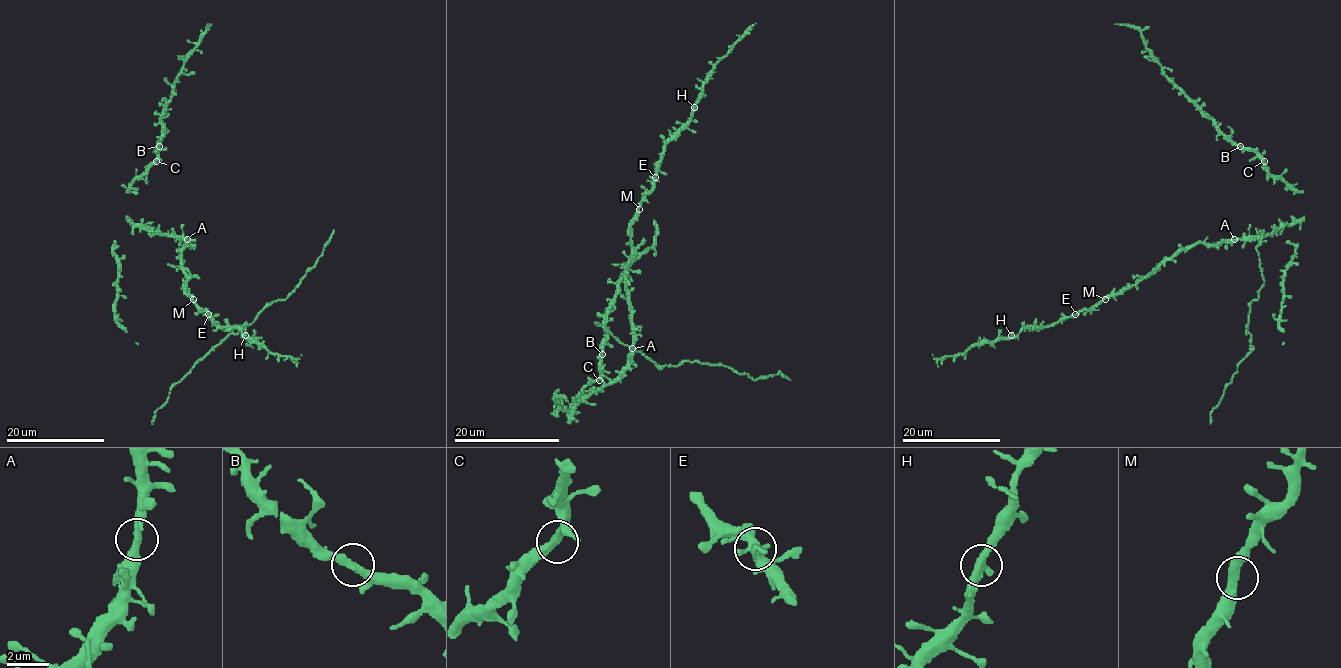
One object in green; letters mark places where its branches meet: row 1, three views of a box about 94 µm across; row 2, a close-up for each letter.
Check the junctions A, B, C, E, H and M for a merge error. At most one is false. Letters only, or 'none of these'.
none of these

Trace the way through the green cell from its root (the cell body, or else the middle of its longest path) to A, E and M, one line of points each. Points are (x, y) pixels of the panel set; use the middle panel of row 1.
A: (592, 394), (609, 385), (621, 373), (632, 348)
E: (592, 394), (609, 385), (628, 361), (632, 346), (627, 289), (631, 223), (655, 177)
M: (592, 394), (609, 385), (628, 361), (632, 314), (627, 264), (631, 223), (639, 209)

